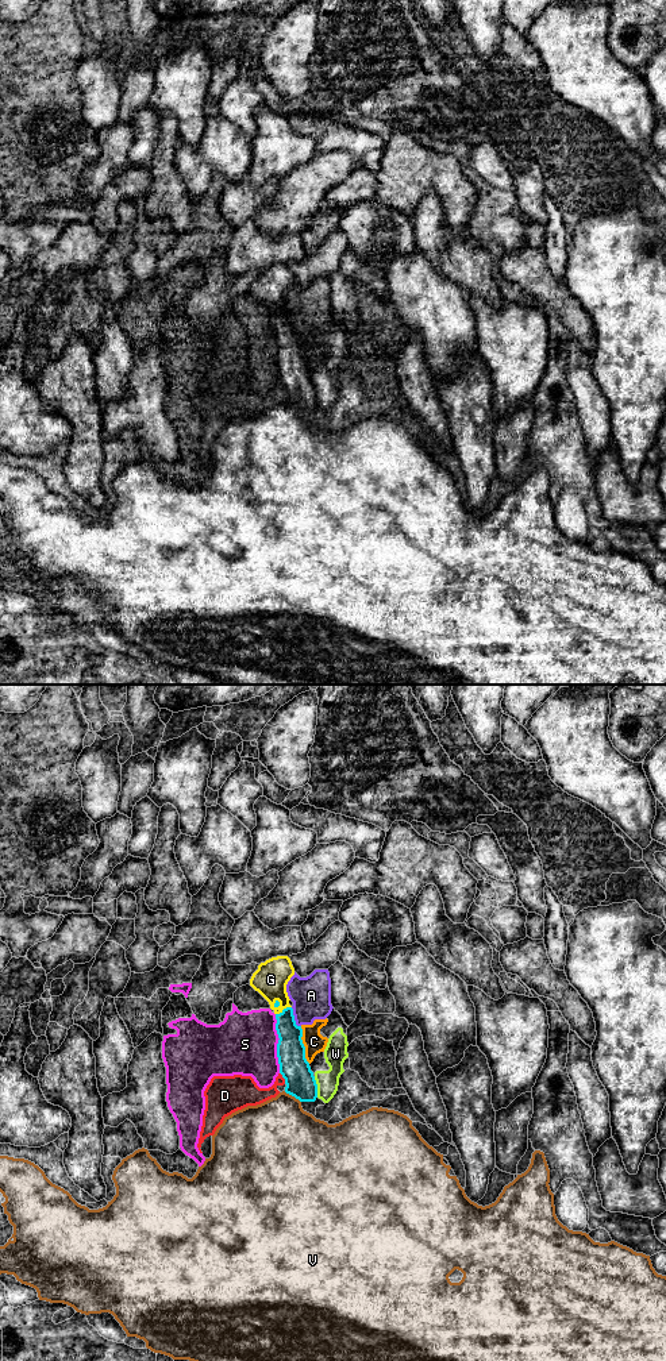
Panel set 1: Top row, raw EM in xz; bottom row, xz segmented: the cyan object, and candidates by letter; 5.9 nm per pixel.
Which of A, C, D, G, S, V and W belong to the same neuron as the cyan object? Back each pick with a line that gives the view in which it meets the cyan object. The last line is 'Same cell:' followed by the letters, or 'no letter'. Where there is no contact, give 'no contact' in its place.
Same cell: no letter

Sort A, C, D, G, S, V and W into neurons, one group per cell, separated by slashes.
A C / D / G / S / V / W

